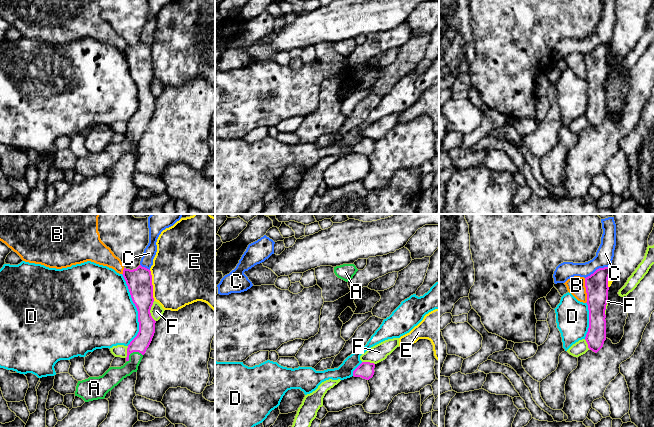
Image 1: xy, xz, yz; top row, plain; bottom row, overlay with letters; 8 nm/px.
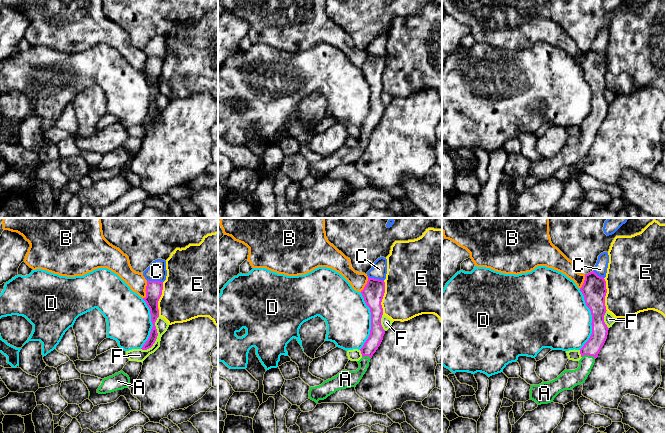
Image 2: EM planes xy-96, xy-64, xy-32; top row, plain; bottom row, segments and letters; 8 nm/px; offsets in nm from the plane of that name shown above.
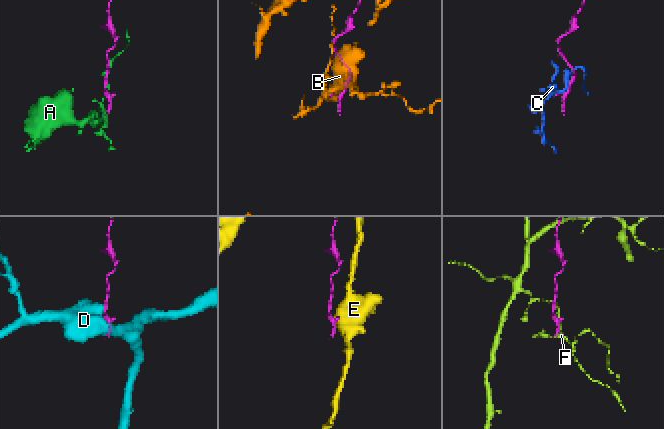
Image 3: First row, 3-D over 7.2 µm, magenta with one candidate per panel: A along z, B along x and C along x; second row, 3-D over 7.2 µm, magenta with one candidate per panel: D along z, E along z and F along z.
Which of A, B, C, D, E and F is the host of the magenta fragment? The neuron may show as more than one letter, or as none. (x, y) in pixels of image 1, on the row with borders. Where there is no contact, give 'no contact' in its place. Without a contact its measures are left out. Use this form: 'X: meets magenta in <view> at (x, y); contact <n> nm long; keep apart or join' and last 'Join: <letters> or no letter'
A: meets magenta in xy at (132, 352); contact 140 nm long; join
B: meets magenta in yz at (586, 290); contact 200 nm long; keep apart
C: meets magenta in yz at (597, 269); contact 220 nm long; keep apart
D: meets magenta in xy at (137, 310); contact 600 nm long; keep apart
E: meets magenta in xy at (152, 285); contact 260 nm long; keep apart
F: meets magenta in xy at (149, 311); contact 170 nm long; keep apart
Join: A

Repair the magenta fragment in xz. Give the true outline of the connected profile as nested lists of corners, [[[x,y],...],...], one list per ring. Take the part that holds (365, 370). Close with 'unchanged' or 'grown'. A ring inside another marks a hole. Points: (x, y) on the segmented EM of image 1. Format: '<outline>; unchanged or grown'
[[[362,362],[354,371],[354,377],[361,377],[363,379],[369,380],[374,375],[375,364],[370,362]]]; unchanged

